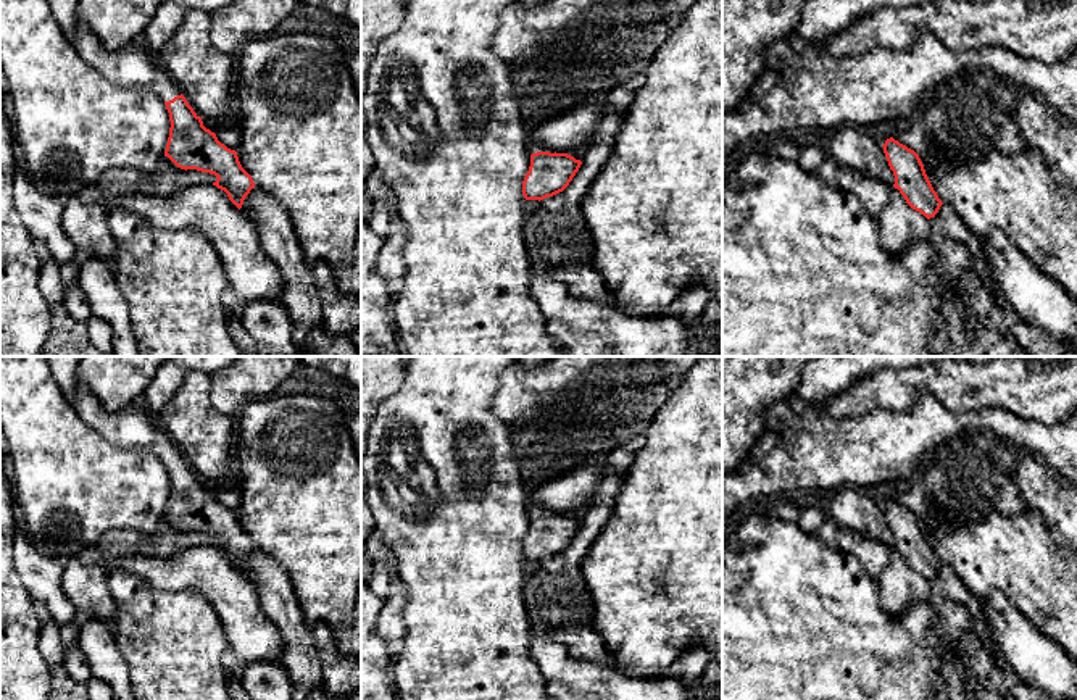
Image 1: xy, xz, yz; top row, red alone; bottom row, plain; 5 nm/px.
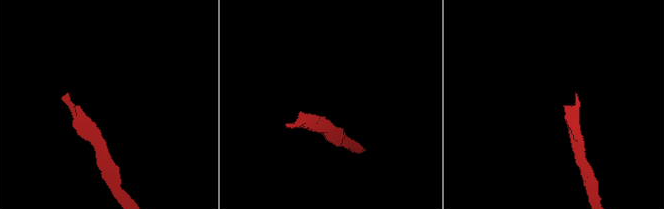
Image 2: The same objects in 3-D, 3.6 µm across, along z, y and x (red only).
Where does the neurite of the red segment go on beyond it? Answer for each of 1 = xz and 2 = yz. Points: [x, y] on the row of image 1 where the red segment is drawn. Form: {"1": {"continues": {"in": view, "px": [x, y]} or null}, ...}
{"1": {"continues": null}, "2": {"continues": null}}

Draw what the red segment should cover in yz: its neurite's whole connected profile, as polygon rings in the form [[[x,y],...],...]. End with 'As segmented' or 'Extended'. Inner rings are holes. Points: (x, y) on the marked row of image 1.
[[[893,137],[887,139],[882,147],[895,176],[893,187],[913,210],[927,219],[934,218],[943,203],[929,181],[919,155]]]. As segmented

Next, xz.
[[[537,152],[530,155],[530,166],[522,181],[526,200],[543,200],[563,192],[582,161],[568,153]]]. As segmented

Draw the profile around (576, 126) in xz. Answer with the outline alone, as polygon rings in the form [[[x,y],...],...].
[[[590,98],[563,111],[548,111],[529,135],[529,152],[568,153],[584,145],[590,147],[600,119],[611,111],[619,111],[624,118],[627,110],[614,108],[605,98]]]

